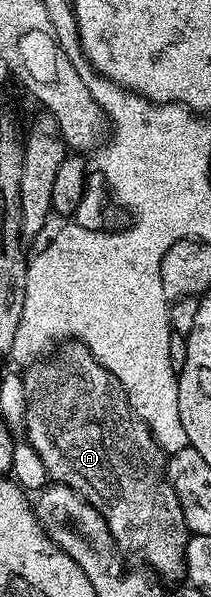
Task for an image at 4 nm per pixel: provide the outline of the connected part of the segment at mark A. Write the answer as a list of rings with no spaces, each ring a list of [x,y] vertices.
[[[71,343],[68,345],[71,346],[69,346],[68,349],[61,350],[59,357],[53,358],[52,361],[44,360],[42,363],[36,363],[22,374],[24,390],[27,393],[27,412],[25,420],[25,428],[27,427],[27,437],[29,439],[27,441],[30,447],[40,456],[41,461],[47,468],[48,478],[50,478],[52,482],[72,489],[77,495],[84,497],[84,499],[103,516],[120,554],[127,556],[128,553],[129,556],[136,557],[141,563],[139,564],[140,566],[154,571],[160,578],[168,577],[171,581],[177,580],[179,576],[182,578],[187,567],[189,530],[187,528],[185,515],[183,514],[182,504],[178,499],[178,493],[168,478],[168,462],[165,460],[165,454],[163,450],[159,448],[159,444],[156,443],[155,436],[151,434],[151,428],[135,413],[135,409],[131,406],[127,398],[127,392],[119,386],[117,378],[115,378],[112,373],[107,372],[107,368],[88,351],[86,345],[82,343]]]

